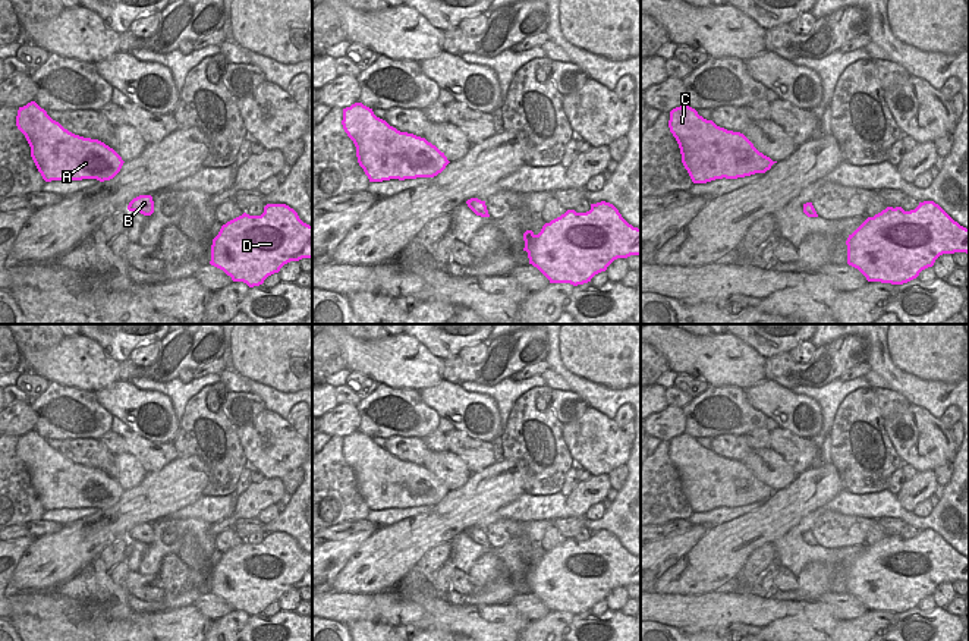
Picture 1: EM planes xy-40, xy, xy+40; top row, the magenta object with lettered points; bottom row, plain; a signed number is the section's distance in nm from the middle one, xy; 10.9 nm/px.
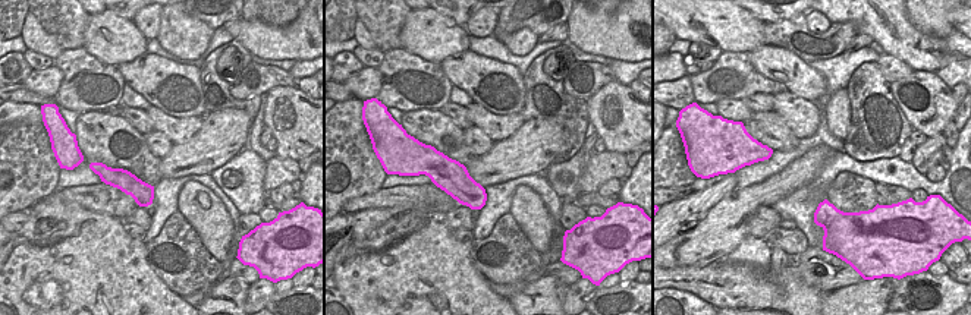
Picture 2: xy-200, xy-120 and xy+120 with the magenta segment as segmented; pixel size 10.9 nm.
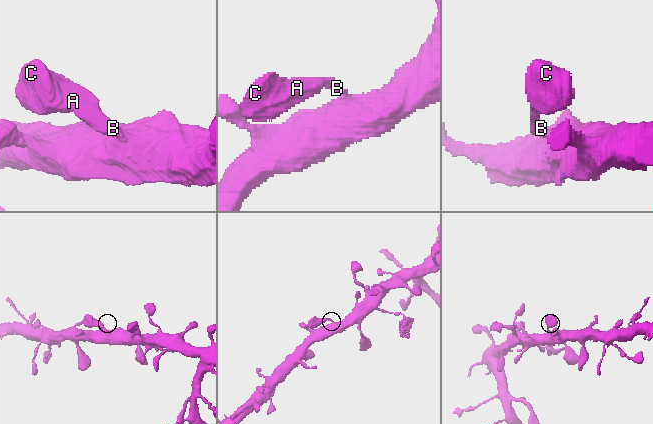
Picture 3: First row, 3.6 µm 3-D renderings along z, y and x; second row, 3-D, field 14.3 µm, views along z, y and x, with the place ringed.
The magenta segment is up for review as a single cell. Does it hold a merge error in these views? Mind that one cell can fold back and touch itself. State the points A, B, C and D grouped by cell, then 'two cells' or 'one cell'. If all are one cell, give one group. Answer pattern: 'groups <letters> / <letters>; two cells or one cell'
groups A B C D; one cell

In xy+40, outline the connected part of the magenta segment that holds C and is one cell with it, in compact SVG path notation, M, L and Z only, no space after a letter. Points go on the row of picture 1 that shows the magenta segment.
M686 104L670 111L668 128L693 183L765 173L777 163L759 153L743 133L717 126Z

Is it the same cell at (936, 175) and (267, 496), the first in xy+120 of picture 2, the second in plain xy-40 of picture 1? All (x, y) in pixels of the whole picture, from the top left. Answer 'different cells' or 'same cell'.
different cells

